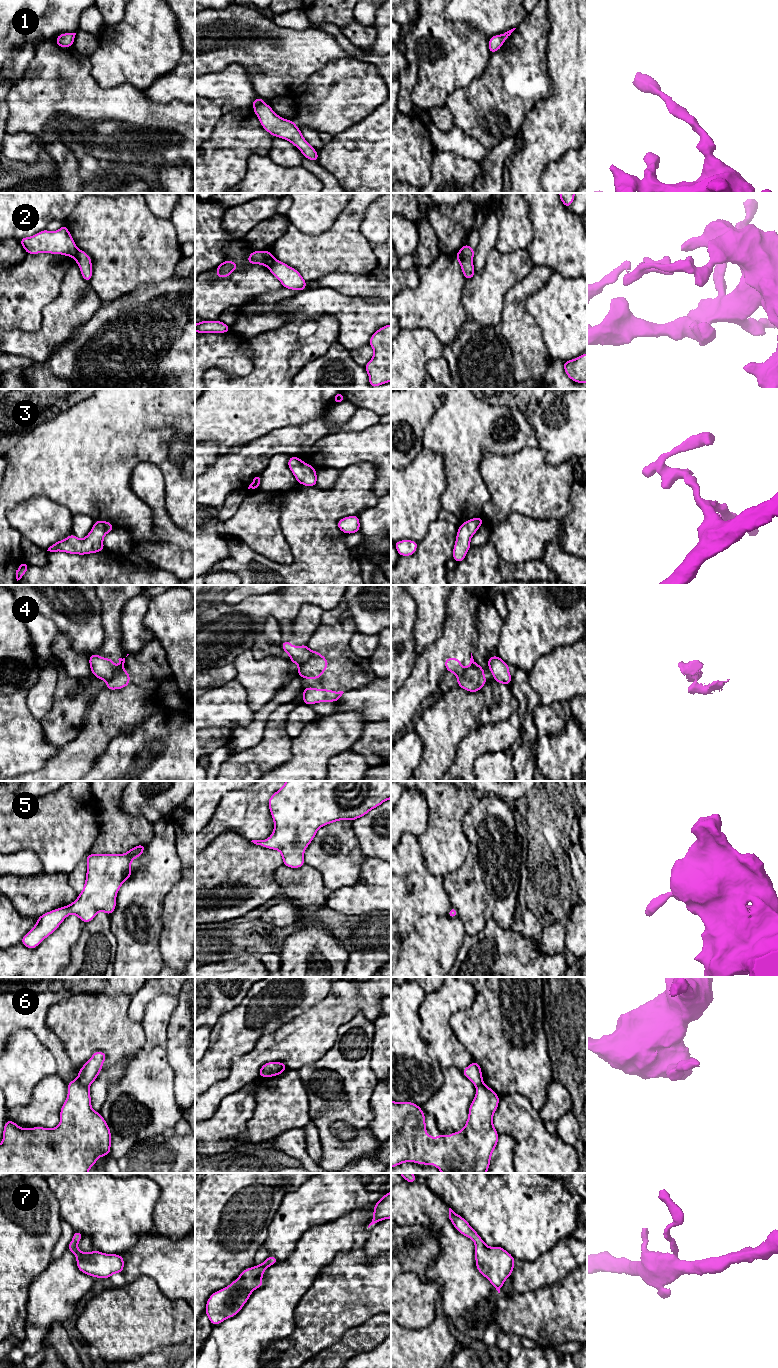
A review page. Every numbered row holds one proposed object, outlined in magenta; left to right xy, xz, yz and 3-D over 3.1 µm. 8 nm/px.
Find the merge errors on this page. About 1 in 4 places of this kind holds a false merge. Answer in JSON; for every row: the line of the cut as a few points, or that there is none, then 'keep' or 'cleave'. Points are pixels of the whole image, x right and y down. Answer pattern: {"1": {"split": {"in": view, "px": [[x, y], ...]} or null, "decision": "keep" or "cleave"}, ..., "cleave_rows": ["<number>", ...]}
{"1": {"split": null, "decision": "keep"}, "2": {"split": {"in": "xy", "px": [[78, 249], [73, 257]]}, "decision": "cleave"}, "3": {"split": null, "decision": "keep"}, "4": {"split": {"in": "xy", "px": [[122, 667], [118, 668], [106, 681]]}, "decision": "cleave"}, "5": {"split": null, "decision": "keep"}, "6": {"split": {"in": "xy", "px": [[77, 1078], [88, 1087]]}, "decision": "cleave"}, "7": {"split": null, "decision": "keep"}, "cleave_rows": ["2", "4", "6"]}

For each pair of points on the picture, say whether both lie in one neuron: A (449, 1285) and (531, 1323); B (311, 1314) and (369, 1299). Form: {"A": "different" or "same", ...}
{"A": "different", "B": "same"}

